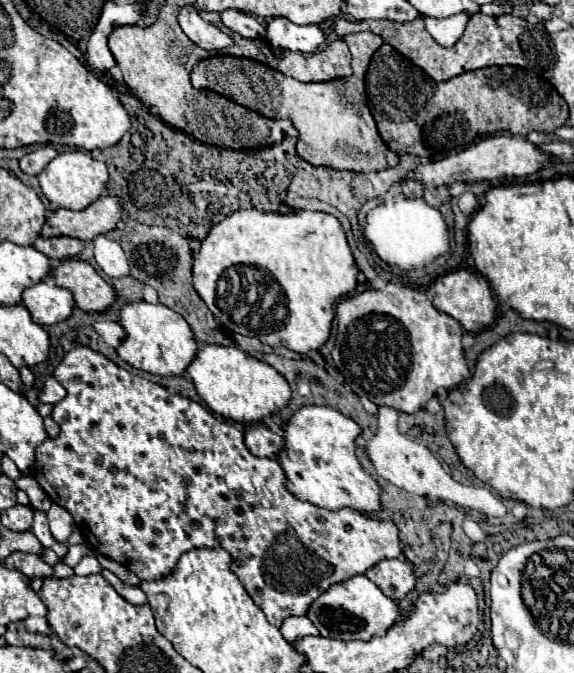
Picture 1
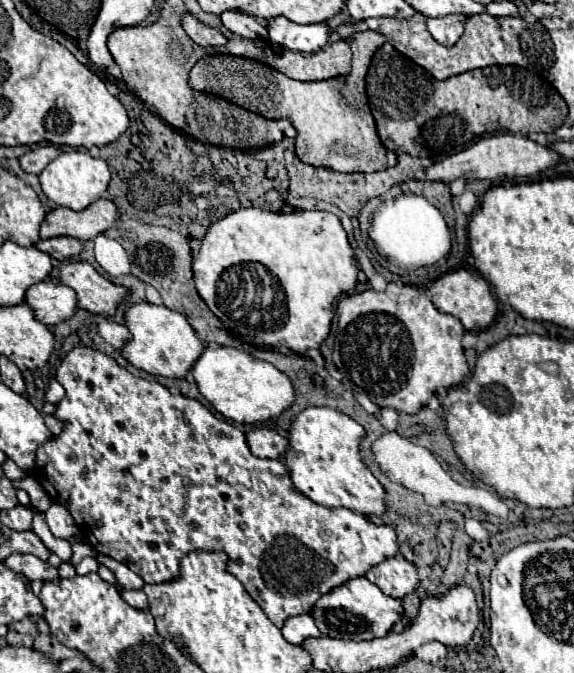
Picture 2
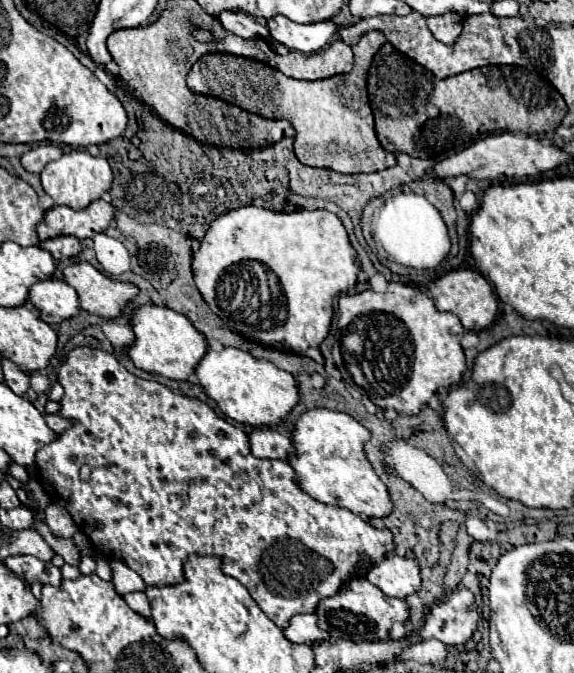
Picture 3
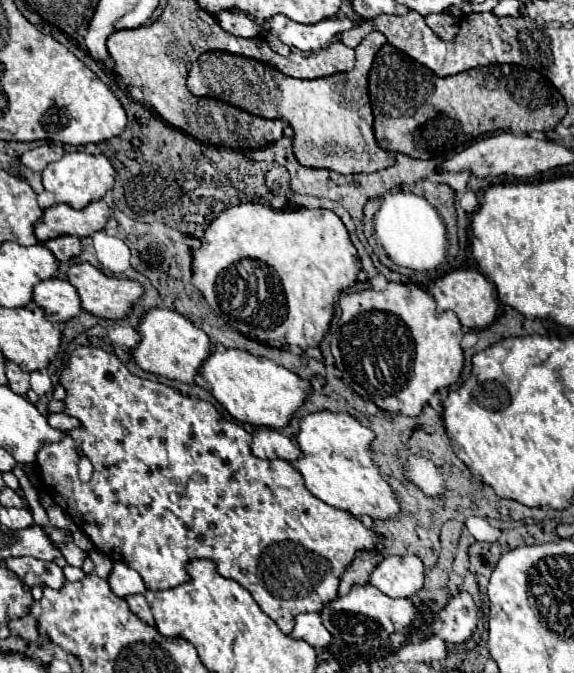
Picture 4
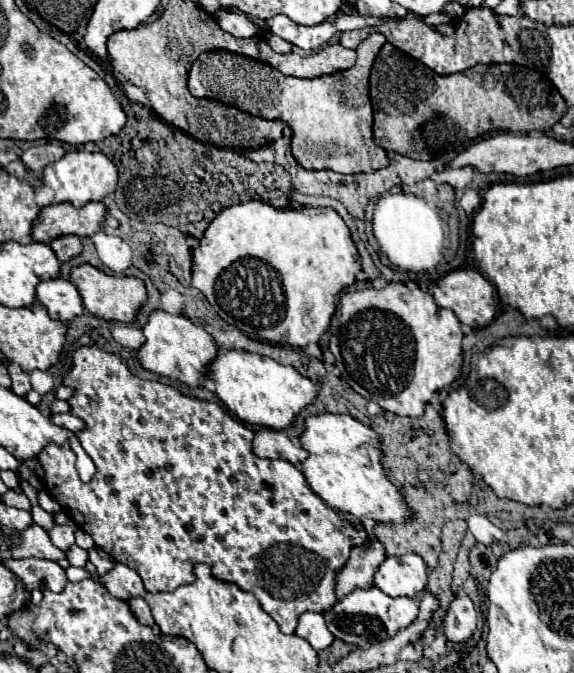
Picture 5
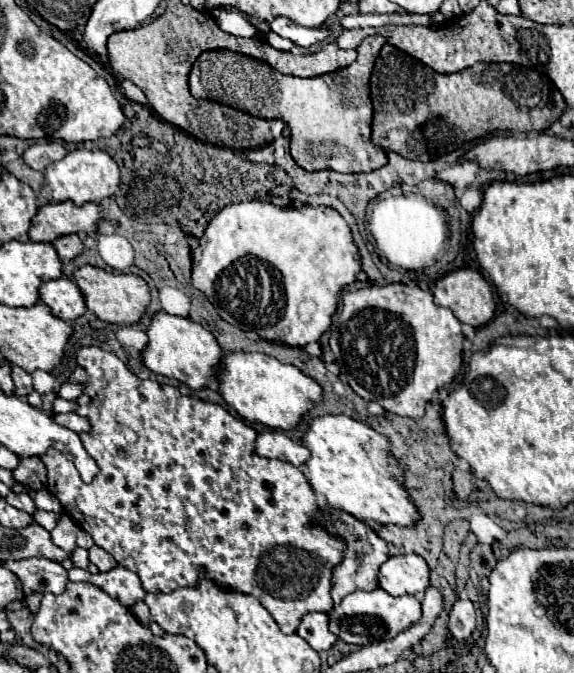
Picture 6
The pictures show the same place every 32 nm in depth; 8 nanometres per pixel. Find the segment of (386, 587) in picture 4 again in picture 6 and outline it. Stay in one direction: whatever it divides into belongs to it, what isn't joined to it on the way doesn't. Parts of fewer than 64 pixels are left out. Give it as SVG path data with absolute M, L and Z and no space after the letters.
M418 554L392 556L380 568L380 588L392 596L424 594L430 586L430 568Z

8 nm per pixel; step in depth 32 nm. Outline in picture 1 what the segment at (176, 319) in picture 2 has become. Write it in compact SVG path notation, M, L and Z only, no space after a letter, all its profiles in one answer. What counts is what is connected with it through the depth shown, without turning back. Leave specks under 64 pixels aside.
M126 304L120 312L120 324L126 330L126 338L118 346L118 356L144 372L158 376L180 376L198 354L198 340L194 338L188 322L164 304Z

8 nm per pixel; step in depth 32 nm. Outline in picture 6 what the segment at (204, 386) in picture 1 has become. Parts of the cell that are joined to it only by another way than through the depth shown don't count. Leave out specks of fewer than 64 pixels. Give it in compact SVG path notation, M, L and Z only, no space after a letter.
M232 352L226 354L218 370L218 392L244 420L252 424L264 424L274 430L294 430L300 418L322 402L320 384L306 376L294 364L282 364L266 354Z

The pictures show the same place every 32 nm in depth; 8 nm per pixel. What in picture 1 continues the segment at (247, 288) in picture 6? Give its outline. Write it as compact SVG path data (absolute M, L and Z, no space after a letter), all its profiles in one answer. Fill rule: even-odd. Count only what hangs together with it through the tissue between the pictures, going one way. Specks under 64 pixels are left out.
M256 208L238 210L210 228L206 240L202 240L200 252L194 258L194 288L224 328L232 334L254 336L272 350L286 346L298 354L318 350L328 340L334 304L340 296L356 288L356 276L358 266L342 224L326 212L298 210L278 214L260 212ZM258 272L266 272L274 278L258 278Z

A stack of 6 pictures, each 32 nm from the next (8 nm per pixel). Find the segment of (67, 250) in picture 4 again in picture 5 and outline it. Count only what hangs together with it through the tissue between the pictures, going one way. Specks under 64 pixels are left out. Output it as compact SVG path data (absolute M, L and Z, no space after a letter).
M70 234L70 236L60 236L60 238L52 240L50 246L52 246L52 250L56 252L56 256L58 256L60 262L68 262L70 258L74 258L74 256L78 256L78 254L82 252L82 242L80 242L80 238L74 236L74 234Z

